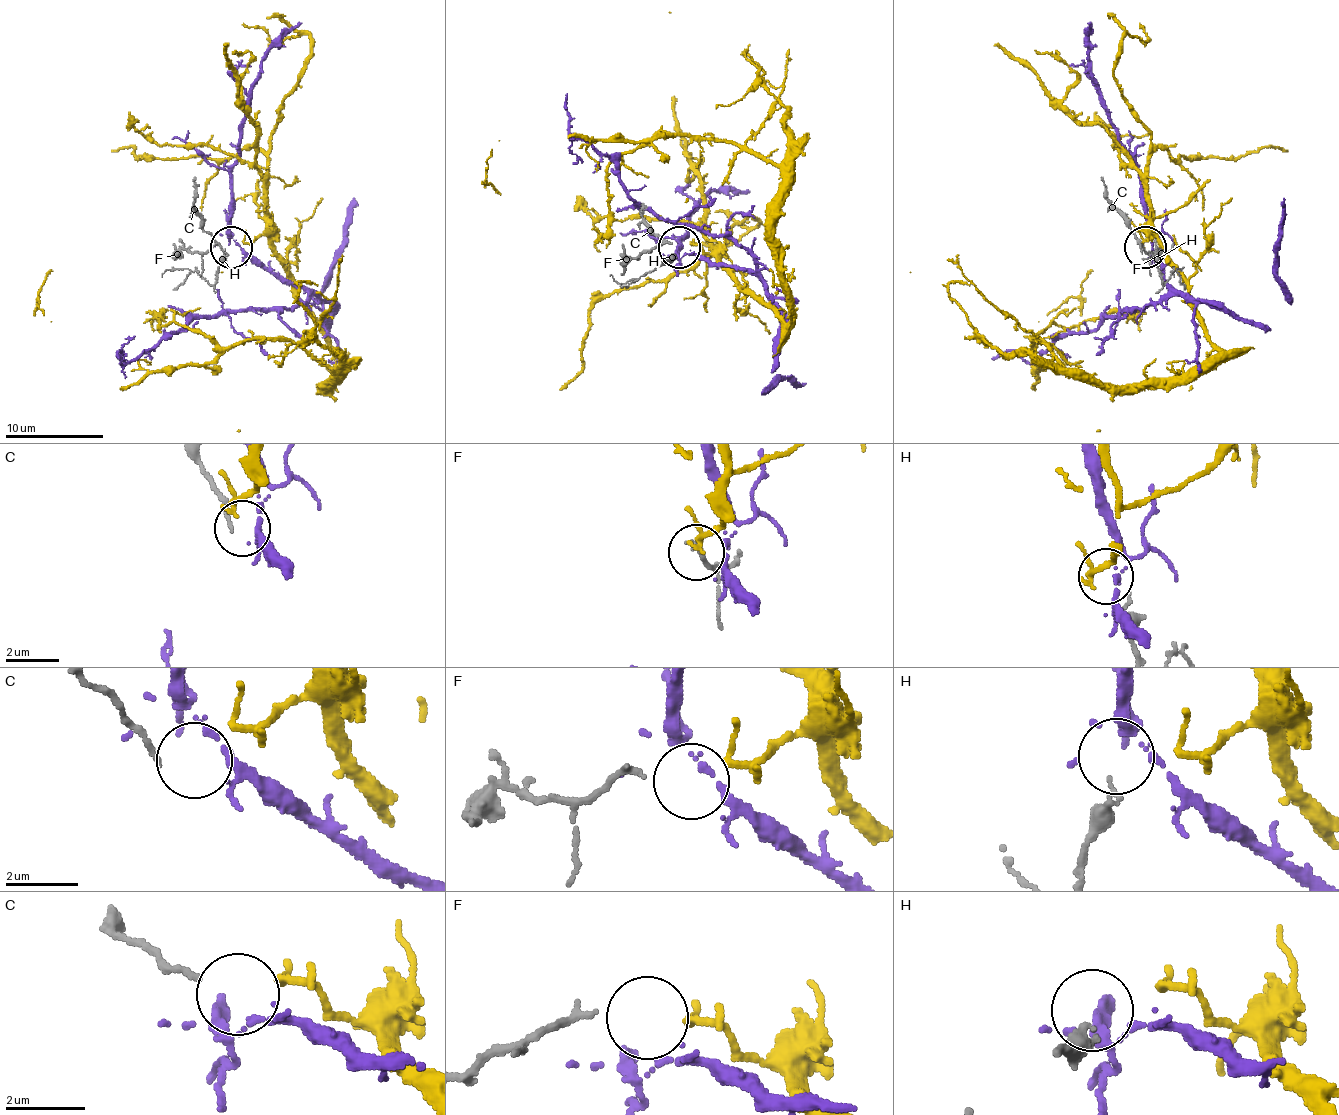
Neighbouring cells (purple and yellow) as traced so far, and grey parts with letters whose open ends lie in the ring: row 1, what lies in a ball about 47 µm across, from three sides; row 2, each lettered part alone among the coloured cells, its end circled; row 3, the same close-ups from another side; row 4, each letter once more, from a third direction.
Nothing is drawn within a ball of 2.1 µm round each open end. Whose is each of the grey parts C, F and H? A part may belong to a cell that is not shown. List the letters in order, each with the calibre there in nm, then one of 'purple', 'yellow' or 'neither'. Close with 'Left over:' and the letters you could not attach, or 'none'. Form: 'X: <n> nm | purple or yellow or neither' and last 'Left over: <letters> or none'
C: 130 nm | purple
F: 170 nm | yellow
H: 90 nm | neither
Left over: H

